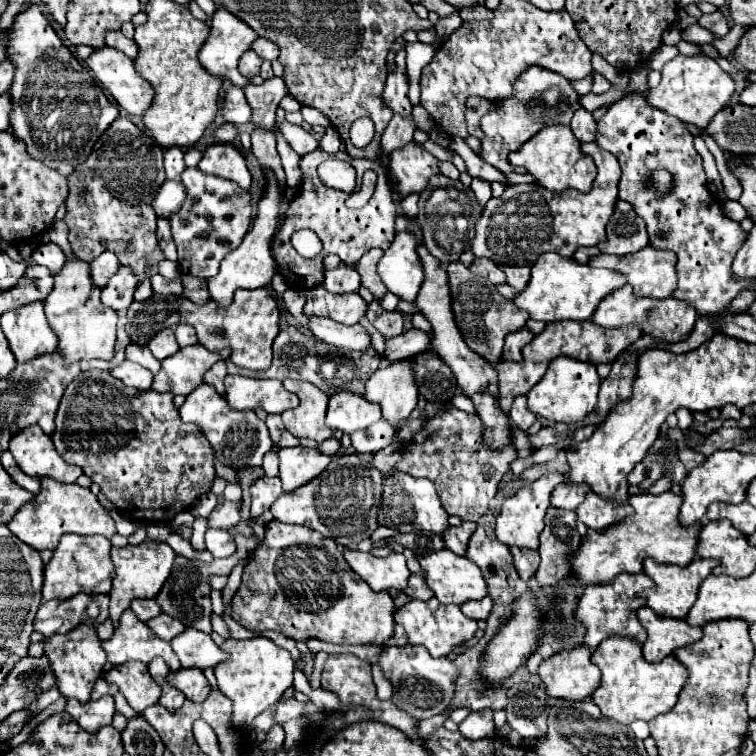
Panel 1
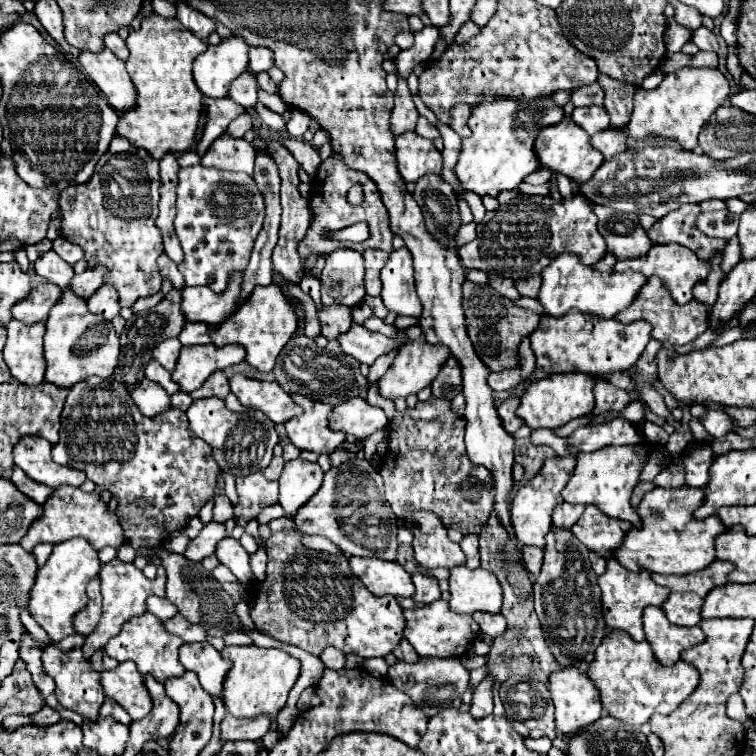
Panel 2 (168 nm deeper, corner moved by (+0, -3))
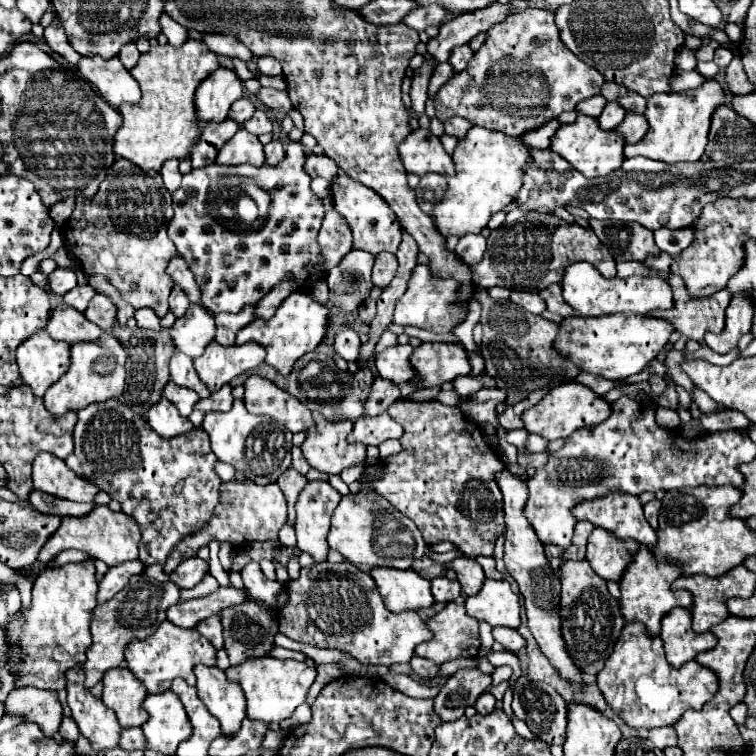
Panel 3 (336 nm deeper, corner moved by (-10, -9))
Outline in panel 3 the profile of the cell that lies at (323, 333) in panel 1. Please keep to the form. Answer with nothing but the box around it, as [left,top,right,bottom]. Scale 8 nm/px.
[375,343,419,395]

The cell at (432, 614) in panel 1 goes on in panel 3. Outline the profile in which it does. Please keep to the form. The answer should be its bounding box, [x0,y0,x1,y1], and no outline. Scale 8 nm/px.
[415,603,481,663]

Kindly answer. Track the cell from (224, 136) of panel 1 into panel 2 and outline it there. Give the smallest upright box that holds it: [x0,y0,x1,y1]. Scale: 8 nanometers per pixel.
[227,113,253,139]

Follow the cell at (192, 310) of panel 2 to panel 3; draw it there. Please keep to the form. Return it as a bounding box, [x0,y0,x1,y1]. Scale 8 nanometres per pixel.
[171,305,215,357]

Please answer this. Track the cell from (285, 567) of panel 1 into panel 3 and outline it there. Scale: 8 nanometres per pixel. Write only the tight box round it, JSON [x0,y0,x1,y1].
[277,561,433,667]

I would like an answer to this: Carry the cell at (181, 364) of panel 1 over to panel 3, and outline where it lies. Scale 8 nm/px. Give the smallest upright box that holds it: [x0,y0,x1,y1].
[195,341,265,391]

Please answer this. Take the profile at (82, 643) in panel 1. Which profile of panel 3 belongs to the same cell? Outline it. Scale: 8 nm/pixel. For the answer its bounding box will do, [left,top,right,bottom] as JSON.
[67,665,119,751]

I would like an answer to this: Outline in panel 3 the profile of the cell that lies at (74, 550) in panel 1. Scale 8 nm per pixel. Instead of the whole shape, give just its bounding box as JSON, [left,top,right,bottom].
[5,561,97,691]

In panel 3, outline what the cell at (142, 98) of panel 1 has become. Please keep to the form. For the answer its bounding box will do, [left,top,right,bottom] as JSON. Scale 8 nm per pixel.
[77,57,141,107]

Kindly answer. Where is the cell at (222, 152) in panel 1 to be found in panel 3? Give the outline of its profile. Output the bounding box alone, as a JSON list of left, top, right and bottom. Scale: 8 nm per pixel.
[217,129,265,167]

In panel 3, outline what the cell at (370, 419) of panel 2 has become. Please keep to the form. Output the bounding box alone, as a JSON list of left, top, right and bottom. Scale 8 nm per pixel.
[349,413,403,445]

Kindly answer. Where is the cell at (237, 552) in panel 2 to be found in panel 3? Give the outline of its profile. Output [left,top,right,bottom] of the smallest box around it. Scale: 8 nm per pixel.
[241,561,283,611]

